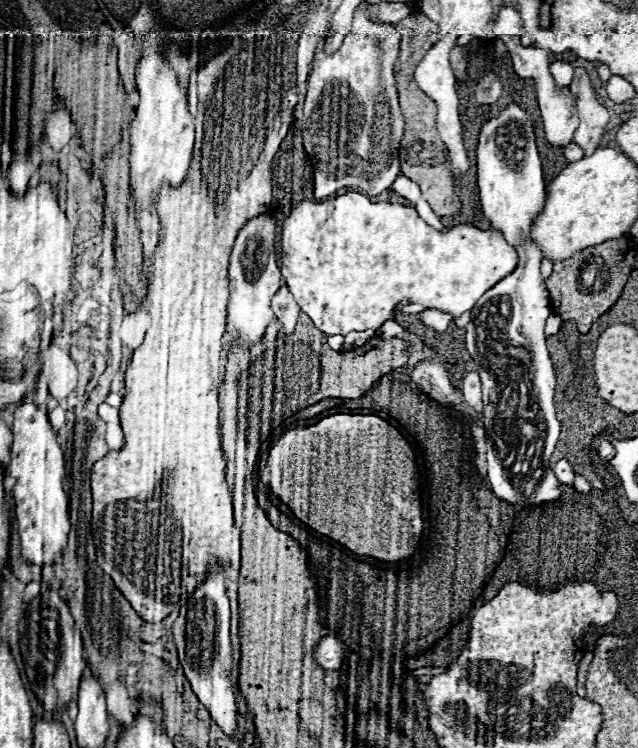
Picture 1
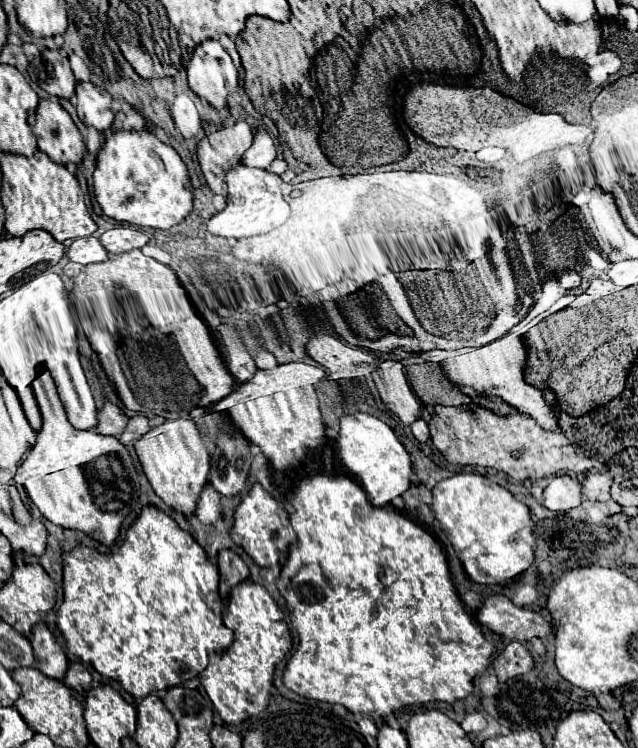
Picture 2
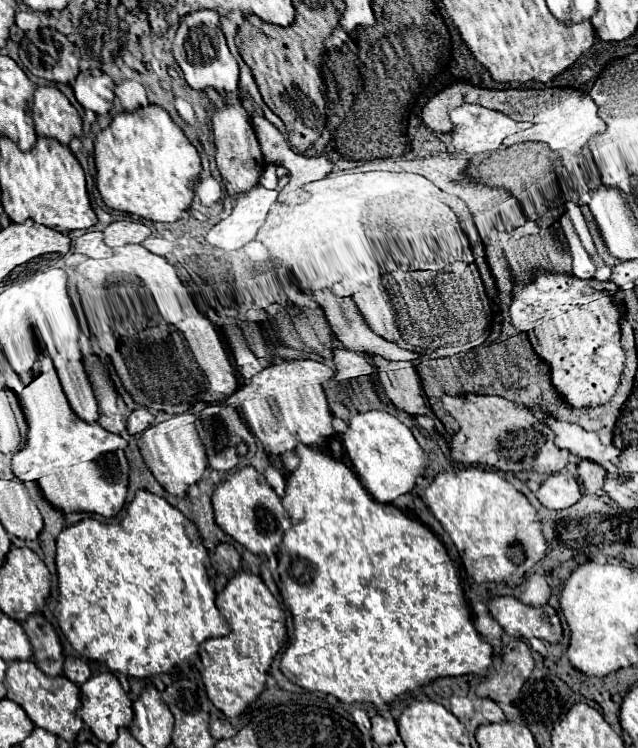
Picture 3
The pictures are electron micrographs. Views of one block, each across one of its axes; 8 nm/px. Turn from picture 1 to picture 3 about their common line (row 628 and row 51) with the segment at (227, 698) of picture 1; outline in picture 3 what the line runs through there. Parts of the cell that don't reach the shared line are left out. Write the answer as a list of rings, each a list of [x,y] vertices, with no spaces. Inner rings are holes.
[[[216,10],[190,12],[178,26],[172,54],[182,68],[186,82],[194,90],[206,90],[210,86],[214,90],[238,92],[238,62],[226,46],[226,38],[220,28],[220,14]]]

